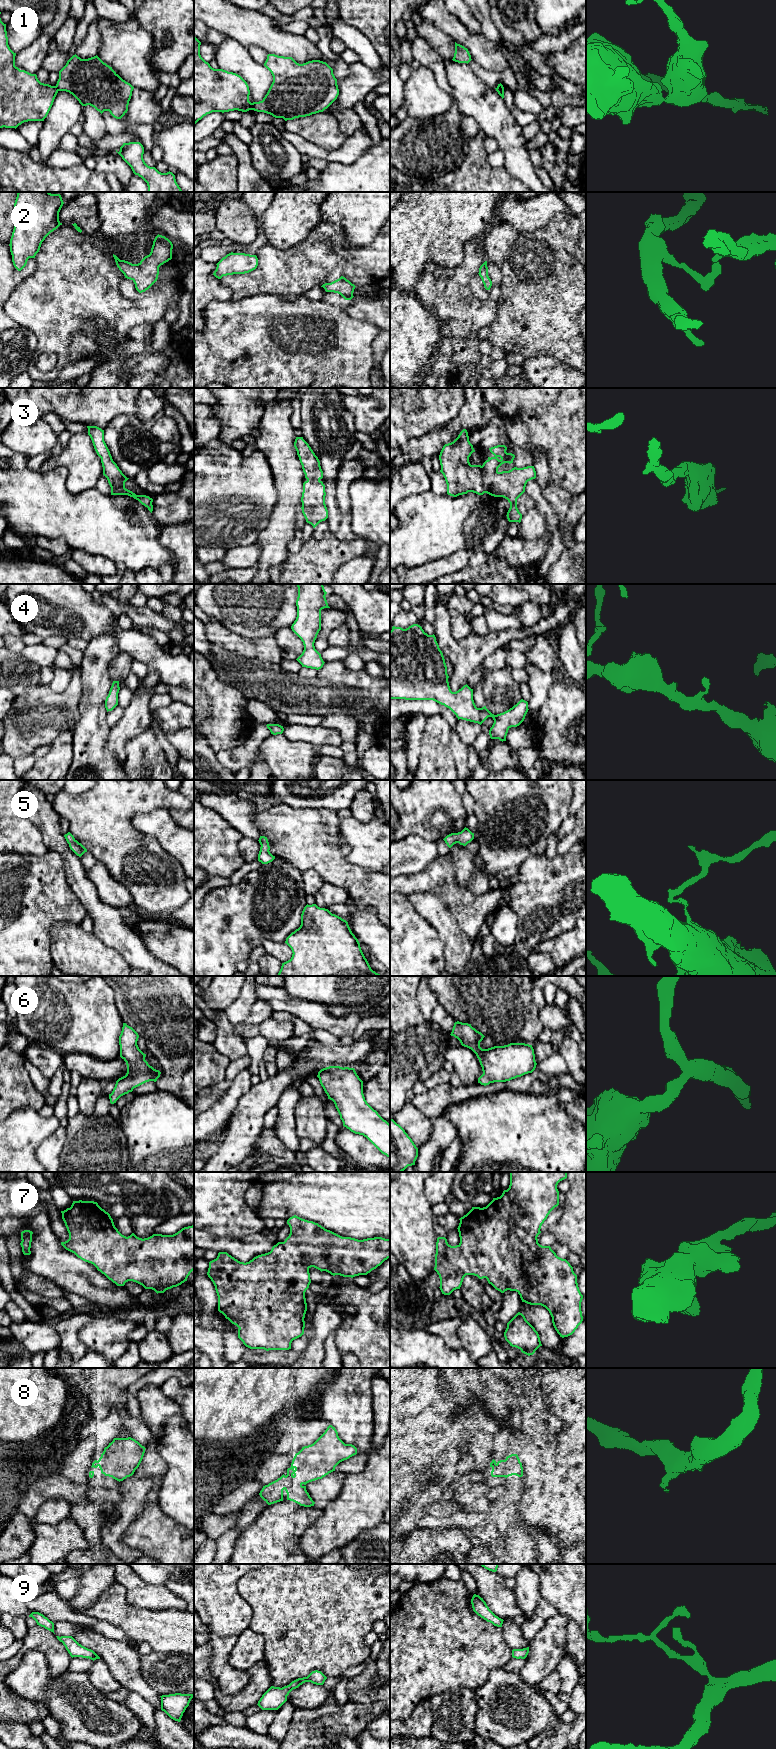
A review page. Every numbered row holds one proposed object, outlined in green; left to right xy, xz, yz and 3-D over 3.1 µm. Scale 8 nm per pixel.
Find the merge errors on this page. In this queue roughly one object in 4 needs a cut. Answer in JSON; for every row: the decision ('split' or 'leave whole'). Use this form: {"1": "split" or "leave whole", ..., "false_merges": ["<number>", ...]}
{"1": "split", "2": "leave whole", "3": "leave whole", "4": "leave whole", "5": "leave whole", "6": "leave whole", "7": "leave whole", "8": "leave whole", "9": "leave whole", "false_merges": ["1"]}

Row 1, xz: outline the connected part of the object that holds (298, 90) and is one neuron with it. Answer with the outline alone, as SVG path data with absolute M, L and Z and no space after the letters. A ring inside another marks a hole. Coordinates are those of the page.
M268 54L264 66L271 72L273 82L262 101L253 102L252 110L264 112L285 121L323 112L338 97L339 89L333 69L320 60L312 60L303 64L292 57Z

